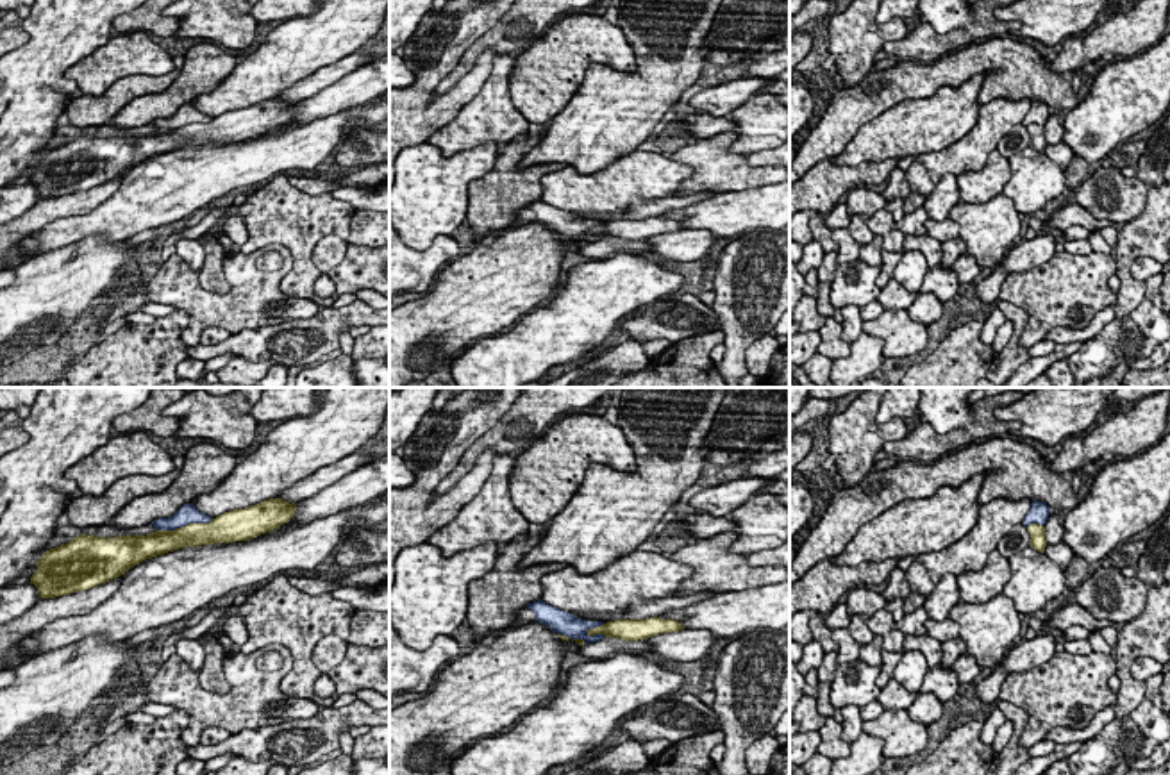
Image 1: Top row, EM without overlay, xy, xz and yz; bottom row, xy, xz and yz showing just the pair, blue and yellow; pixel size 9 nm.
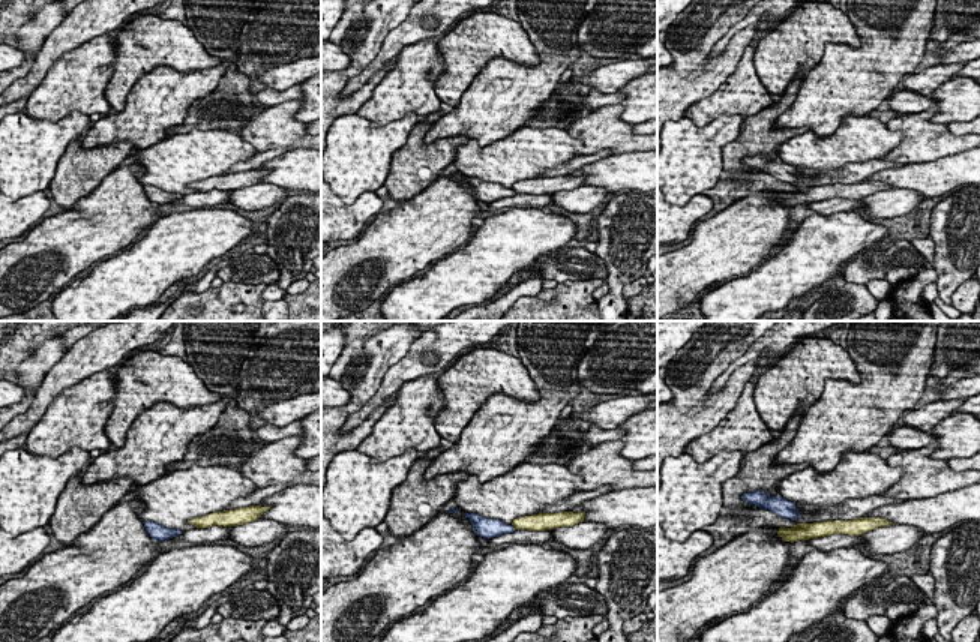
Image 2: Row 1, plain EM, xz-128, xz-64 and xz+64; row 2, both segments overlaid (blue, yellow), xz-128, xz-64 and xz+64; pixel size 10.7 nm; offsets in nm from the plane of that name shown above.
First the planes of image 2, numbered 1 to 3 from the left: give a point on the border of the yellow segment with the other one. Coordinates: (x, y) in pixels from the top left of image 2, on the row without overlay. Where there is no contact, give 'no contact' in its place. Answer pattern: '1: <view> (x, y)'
1: no contact
2: xz-64 (514, 192)
3: no contact

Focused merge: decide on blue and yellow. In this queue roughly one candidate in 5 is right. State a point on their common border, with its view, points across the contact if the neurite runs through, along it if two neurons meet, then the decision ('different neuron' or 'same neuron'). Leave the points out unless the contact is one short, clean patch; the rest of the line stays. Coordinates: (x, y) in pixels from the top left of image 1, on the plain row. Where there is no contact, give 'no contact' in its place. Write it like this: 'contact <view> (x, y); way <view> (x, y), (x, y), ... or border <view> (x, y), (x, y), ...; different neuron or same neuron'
contact xy (184, 125); different neuron

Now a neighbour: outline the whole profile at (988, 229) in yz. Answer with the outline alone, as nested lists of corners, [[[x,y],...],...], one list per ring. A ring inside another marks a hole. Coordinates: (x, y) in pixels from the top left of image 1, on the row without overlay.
[[[997,195],[986,204],[959,202],[950,216],[961,227],[959,238],[981,268],[997,268],[1004,261],[1004,250],[1018,239],[1020,218],[1015,204]]]

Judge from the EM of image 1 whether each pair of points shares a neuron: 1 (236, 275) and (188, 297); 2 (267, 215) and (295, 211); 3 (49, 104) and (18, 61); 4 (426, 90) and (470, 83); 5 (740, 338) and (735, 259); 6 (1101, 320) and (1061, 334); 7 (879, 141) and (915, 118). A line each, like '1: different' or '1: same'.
1: same
2: same
3: different
4: same
5: same
6: same
7: same

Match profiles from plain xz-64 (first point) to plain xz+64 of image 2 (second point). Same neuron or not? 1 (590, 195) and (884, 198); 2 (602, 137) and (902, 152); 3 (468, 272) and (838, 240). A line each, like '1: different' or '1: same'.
1: same
2: same
3: same

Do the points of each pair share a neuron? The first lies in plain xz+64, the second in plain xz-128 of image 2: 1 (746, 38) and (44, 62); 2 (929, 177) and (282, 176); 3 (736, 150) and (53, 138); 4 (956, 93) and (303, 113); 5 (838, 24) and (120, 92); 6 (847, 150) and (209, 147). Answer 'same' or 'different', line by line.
1: different
2: same
3: different
4: same
5: same
6: same

